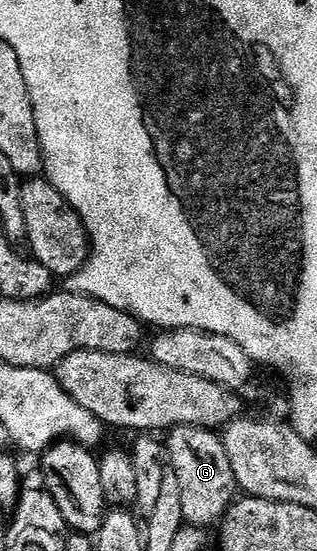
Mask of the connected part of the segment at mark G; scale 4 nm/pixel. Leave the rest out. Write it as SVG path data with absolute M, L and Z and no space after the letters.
M175 426L166 436L168 464L179 481L185 523L203 528L221 521L227 508L235 501L238 489L228 452L224 451L221 435L199 426Z

